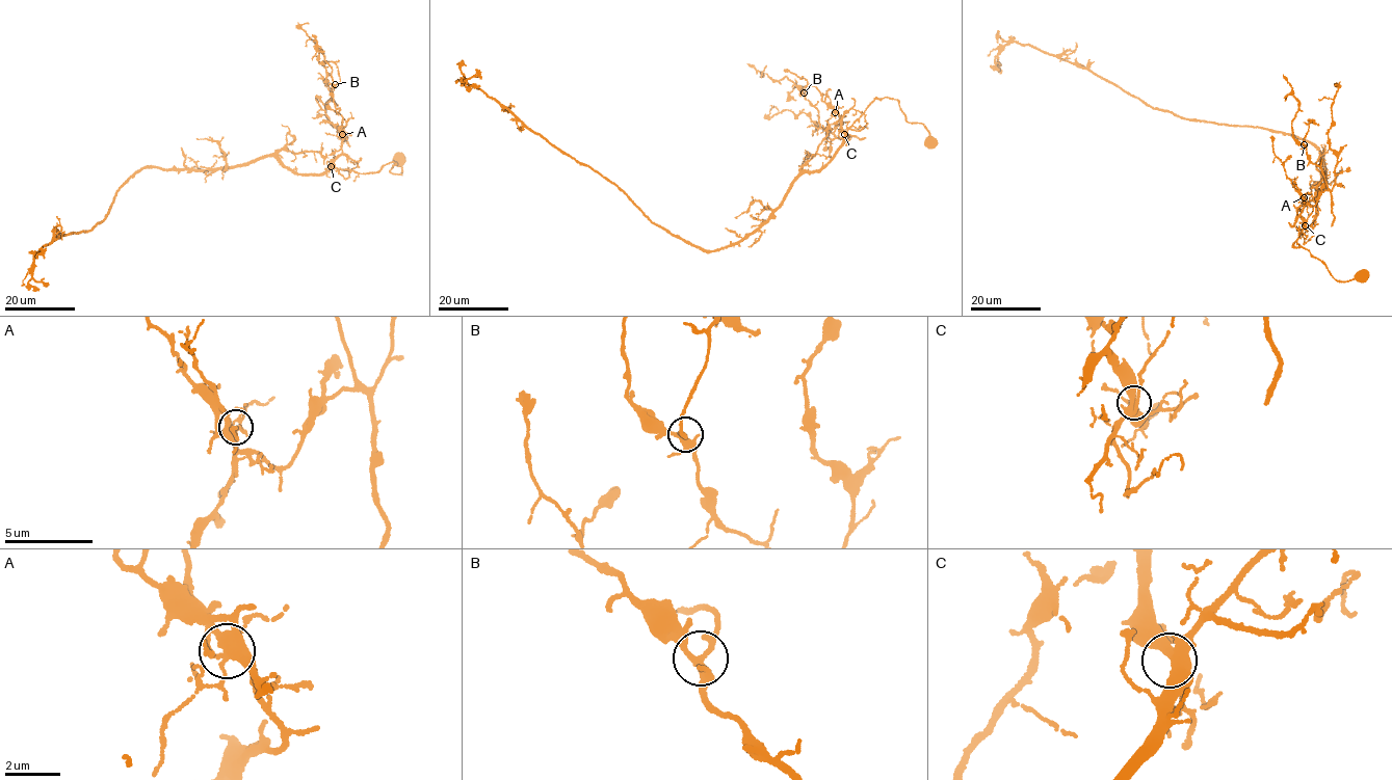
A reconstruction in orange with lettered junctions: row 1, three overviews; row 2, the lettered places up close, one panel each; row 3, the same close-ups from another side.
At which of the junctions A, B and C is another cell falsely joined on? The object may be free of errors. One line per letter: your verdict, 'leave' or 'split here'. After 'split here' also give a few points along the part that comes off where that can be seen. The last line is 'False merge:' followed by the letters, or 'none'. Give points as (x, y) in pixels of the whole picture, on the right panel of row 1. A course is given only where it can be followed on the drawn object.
A: split here; course (1304, 197), (1315, 205), (1327, 184), (1321, 167), (1292, 136), (1298, 101), (1283, 75)
B: leave
C: leave
False merge: A

